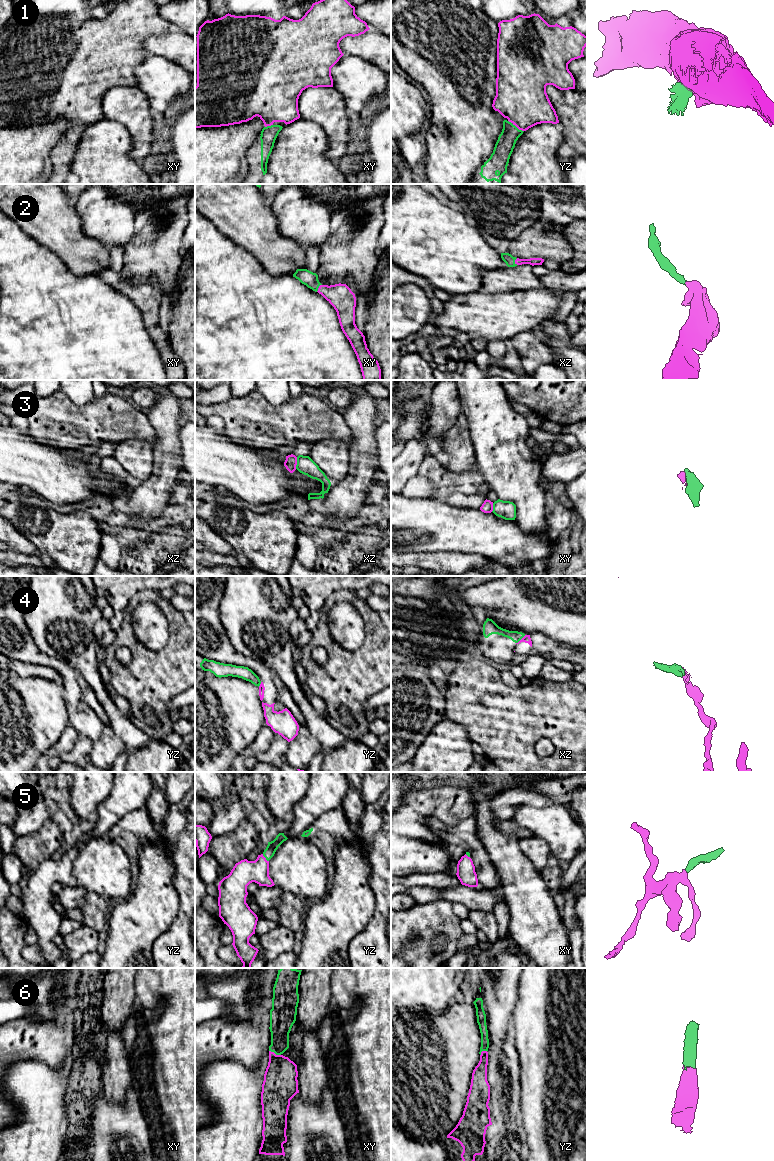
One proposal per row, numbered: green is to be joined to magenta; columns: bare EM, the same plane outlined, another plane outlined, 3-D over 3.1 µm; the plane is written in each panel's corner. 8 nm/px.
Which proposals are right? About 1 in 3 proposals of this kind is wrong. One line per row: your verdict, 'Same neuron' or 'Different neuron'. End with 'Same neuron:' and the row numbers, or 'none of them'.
1: Same neuron
2: Same neuron
3: Different neuron
4: Different neuron
5: Same neuron
6: Same neuron
Same neuron: 1, 2, 5, 6

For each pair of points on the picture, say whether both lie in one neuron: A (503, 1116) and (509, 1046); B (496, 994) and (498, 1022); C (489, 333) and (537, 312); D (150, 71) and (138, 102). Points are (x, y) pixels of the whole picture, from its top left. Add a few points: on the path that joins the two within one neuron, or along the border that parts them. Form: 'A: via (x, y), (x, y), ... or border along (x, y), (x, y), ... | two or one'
A: via (505, 1099), (505, 1084), (511, 1076), (509, 1063) | one
B: via (498, 1001), (498, 1015) | one
C: via (501, 321), (509, 313), (525, 312) | one
D: border along (136, 87), (144, 93), (153, 113) | two

